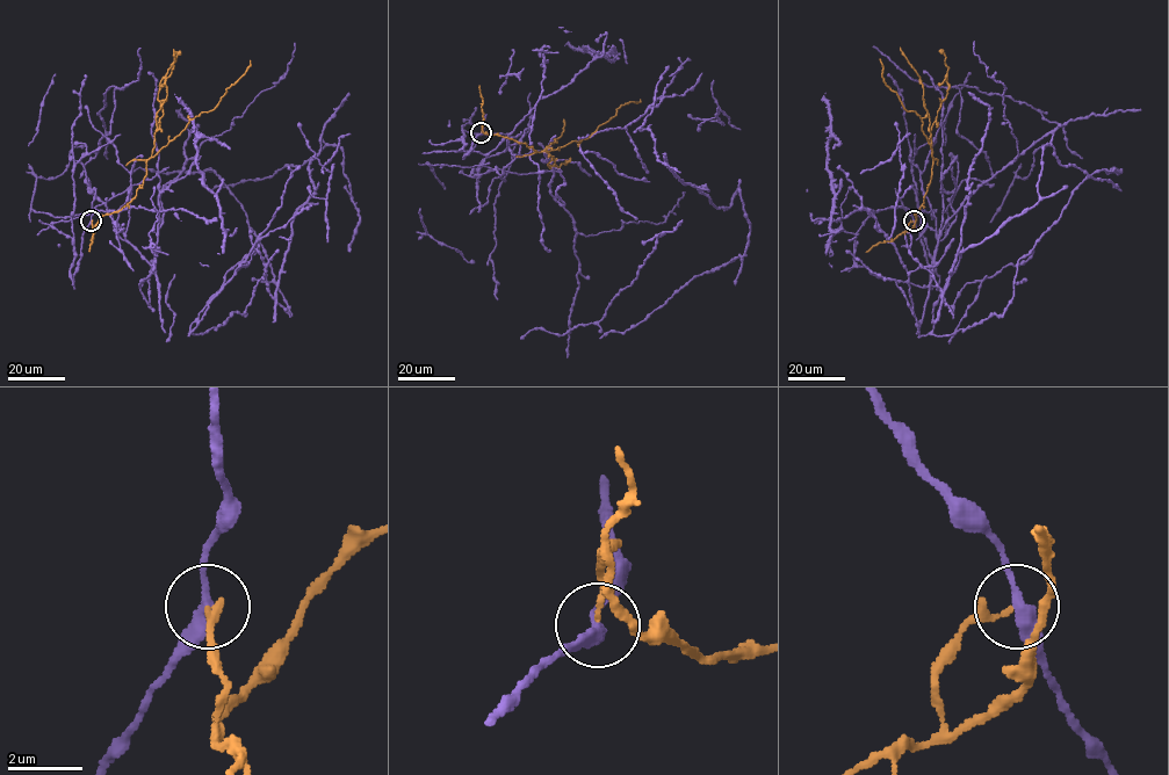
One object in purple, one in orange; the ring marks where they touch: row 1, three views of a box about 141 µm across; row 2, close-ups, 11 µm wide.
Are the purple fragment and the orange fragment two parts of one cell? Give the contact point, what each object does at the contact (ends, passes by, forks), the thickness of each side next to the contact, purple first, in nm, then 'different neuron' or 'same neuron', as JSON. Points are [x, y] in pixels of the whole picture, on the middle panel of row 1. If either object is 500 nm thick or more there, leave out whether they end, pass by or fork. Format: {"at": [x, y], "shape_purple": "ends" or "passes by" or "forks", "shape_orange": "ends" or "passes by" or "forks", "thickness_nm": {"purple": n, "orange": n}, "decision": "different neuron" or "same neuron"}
{"at": [481, 132], "shape_purple": "passes by", "shape_orange": "ends", "thickness_nm": {"purple": 340, "orange": 160}, "decision": "different neuron"}

